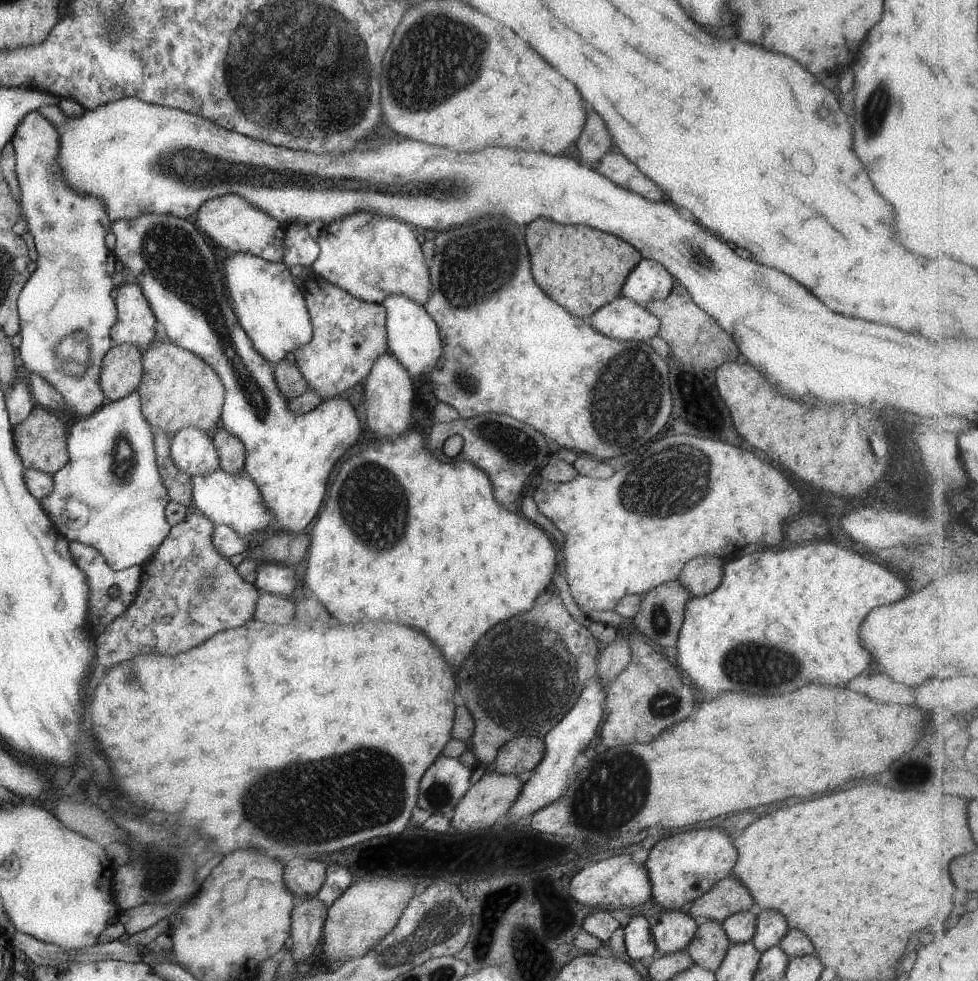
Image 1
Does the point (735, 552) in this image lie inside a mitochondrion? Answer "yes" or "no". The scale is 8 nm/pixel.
no

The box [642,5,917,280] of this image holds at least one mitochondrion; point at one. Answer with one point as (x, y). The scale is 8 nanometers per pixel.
(876, 111)

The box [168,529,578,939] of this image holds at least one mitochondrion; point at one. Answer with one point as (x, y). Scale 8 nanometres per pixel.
(369, 782)

